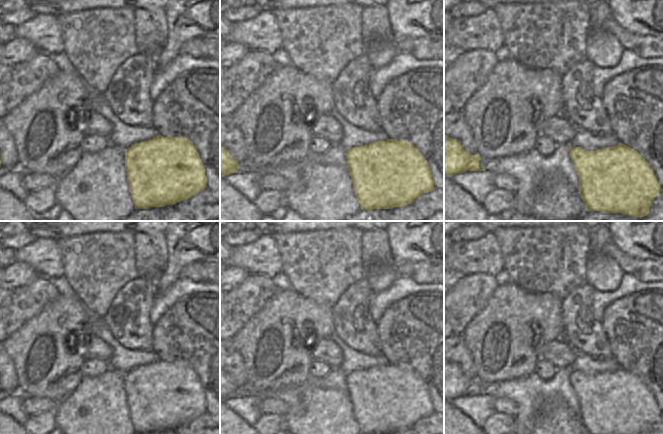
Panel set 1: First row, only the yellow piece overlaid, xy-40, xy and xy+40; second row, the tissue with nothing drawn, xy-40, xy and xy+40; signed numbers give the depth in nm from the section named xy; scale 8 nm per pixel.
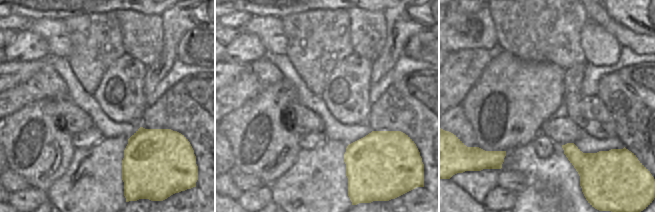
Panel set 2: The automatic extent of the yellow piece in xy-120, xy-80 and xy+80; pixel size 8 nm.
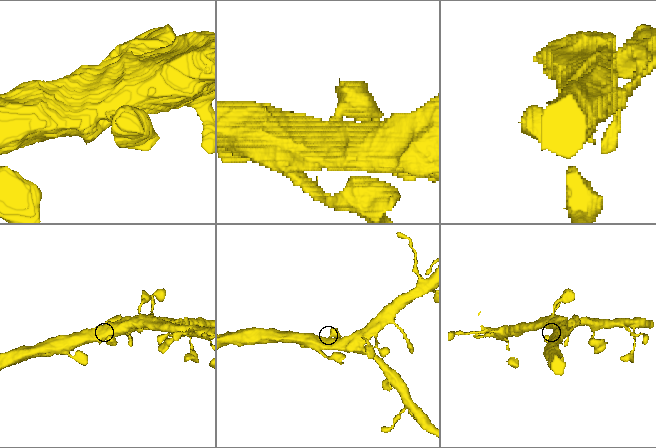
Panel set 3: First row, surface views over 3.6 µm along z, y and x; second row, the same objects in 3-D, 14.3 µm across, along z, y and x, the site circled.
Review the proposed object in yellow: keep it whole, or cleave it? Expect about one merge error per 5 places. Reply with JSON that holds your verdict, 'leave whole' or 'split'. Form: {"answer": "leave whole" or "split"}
{"answer": "leave whole"}

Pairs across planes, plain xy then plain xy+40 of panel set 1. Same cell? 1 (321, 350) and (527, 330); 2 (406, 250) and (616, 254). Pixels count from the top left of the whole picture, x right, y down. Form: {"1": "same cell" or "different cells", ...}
{"1": "different cells", "2": "different cells"}

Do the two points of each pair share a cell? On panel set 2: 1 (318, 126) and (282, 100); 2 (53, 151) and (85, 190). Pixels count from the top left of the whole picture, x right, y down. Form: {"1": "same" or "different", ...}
{"1": "different", "2": "different"}

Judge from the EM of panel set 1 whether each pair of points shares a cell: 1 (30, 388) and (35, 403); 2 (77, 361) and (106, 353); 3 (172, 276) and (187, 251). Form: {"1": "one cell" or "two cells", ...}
{"1": "two cells", "2": "two cells", "3": "one cell"}

